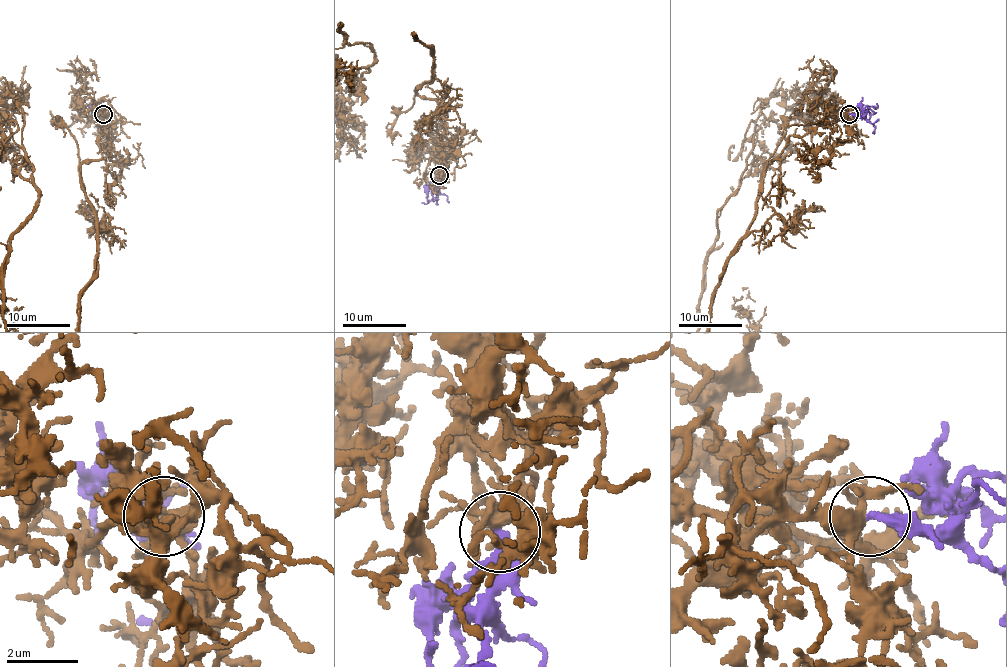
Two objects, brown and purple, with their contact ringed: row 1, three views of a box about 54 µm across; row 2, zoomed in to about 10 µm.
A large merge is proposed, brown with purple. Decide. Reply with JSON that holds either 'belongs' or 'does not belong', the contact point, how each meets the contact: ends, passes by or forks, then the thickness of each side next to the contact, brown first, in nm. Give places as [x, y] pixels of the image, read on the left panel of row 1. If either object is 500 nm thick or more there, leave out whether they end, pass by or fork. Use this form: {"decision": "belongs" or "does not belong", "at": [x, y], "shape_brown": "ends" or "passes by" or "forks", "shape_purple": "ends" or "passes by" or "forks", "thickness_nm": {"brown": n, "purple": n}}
{"decision": "belongs", "at": [103, 114], "shape_brown": "forks", "shape_purple": "passes by", "thickness_nm": {"brown": 340, "purple": 260}}

